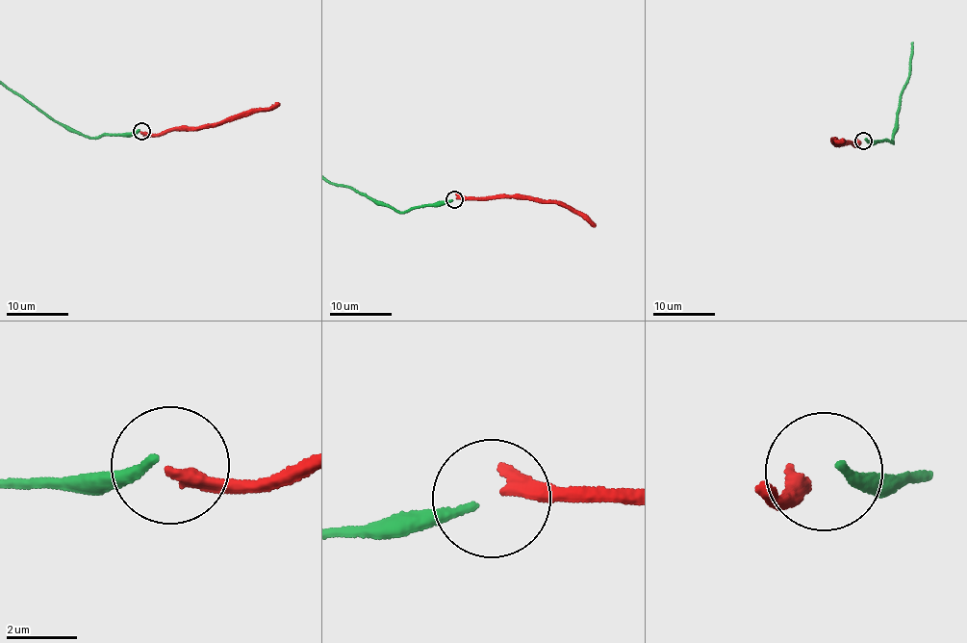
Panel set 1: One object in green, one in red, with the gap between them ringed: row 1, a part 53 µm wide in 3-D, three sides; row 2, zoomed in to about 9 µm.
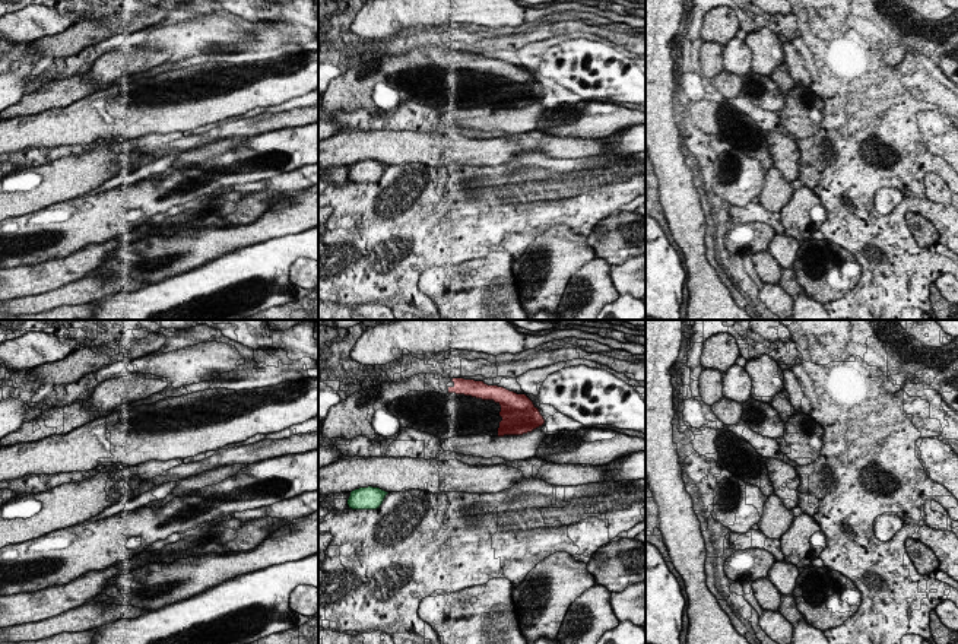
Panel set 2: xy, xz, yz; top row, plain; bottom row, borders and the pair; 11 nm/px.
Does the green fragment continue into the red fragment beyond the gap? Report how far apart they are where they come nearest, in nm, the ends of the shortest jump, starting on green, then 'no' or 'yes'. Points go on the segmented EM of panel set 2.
1300 nm | xz (387, 492), (449, 392) | no

